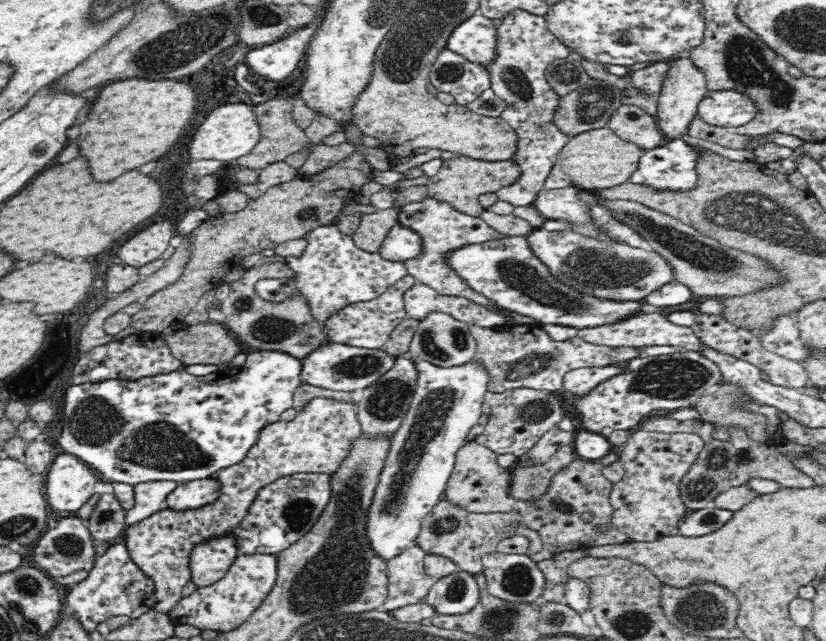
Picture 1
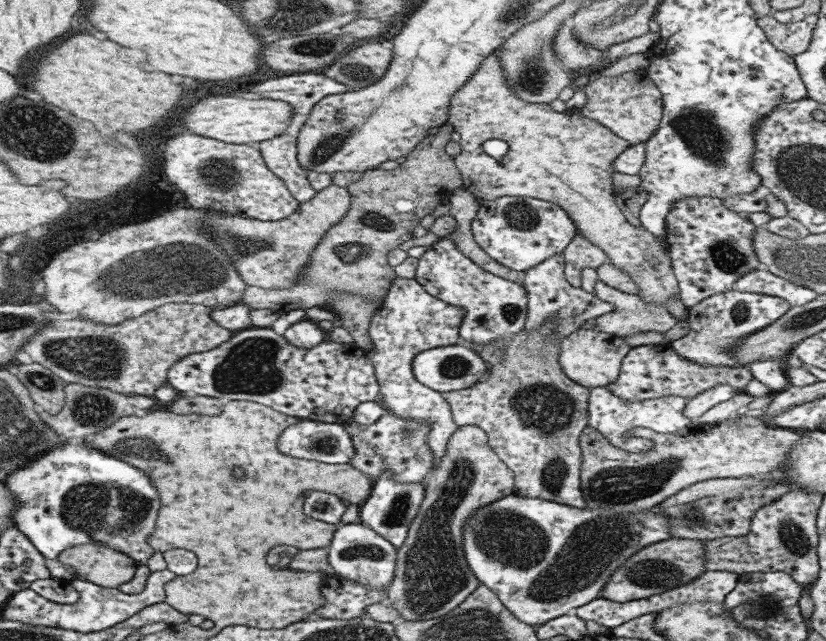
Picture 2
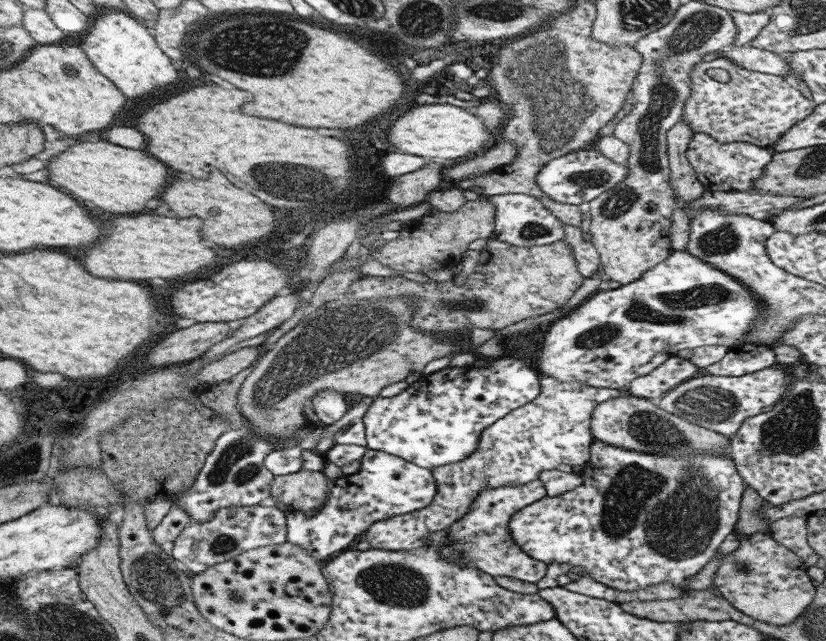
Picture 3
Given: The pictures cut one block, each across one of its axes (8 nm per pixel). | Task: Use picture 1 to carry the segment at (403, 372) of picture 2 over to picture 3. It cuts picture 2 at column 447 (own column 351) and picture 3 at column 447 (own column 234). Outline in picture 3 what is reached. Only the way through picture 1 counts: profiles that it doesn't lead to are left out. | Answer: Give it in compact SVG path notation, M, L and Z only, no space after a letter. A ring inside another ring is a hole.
M542 375L539 376L539 383L541 391L538 394L538 398L510 412L506 417L502 417L488 428L485 428L479 436L477 447L470 453L470 456L448 464L448 466L432 468L431 472L436 480L437 491L436 496L434 496L429 505L414 512L407 512L386 520L377 520L374 524L371 524L366 531L366 541L370 543L371 548L395 551L430 545L429 534L437 530L446 530L455 520L461 519L468 512L472 501L483 488L530 484L530 482L538 480L542 472L556 470L560 464L568 464L574 467L588 462L590 445L595 439L590 428L594 408L598 407L598 404L610 400L610 398L624 396L625 391L614 388L586 386L576 382L560 383L554 378Z

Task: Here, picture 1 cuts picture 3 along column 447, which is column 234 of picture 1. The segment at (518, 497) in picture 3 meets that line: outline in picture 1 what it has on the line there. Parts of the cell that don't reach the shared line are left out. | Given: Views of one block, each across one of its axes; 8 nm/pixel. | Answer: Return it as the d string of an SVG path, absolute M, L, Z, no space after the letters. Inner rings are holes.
M297 473L284 476L258 490L244 520L234 528L235 544L244 554L278 554L298 542L316 524L332 496L328 474Z

